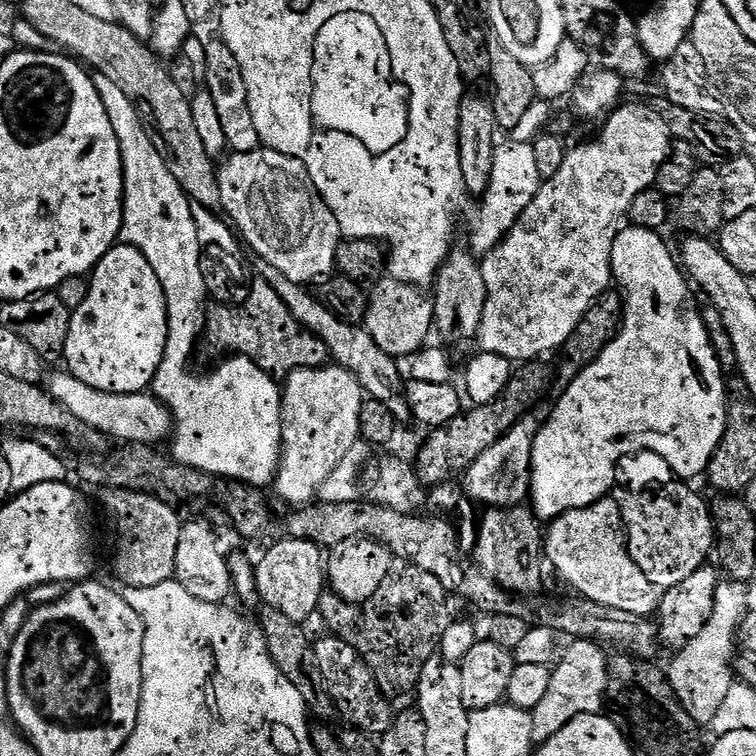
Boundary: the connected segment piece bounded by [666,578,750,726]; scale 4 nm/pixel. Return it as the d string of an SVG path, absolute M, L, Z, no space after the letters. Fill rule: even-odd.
M721 579L714 594L714 614L710 614L710 622L706 622L702 634L698 634L698 638L694 638L690 646L679 649L673 655L676 657L673 658L672 665L667 665L666 675L670 686L686 714L690 714L693 724L697 726L711 725L726 694L730 694L730 686L734 682L734 661L738 656L740 625L750 612L748 588L747 583L739 580Z

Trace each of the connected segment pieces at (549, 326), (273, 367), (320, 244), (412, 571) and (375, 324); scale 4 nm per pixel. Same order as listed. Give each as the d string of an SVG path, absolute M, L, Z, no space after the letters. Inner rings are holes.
M623 103L603 121L602 127L604 129L601 130L600 137L597 140L592 140L589 144L580 144L577 148L569 147L558 174L554 174L554 178L541 183L534 200L530 202L530 206L527 206L525 212L518 218L516 225L509 230L507 236L491 252L483 257L482 267L486 278L486 302L482 314L482 326L478 333L479 351L493 352L513 362L536 362L544 358L547 352L559 353L565 342L570 338L570 334L574 334L578 322L582 322L586 310L590 310L590 306L595 300L600 299L613 287L612 251L614 250L614 238L619 234L622 221L627 217L634 198L638 198L638 194L642 194L647 188L655 185L658 170L662 166L662 162L666 162L666 158L672 150L674 137L668 131L667 122L660 117L659 112L653 110L649 105L648 108L644 104Z
M253 279L252 289L247 289L242 302L235 306L213 303L206 312L206 340L216 348L228 352L224 354L239 354L247 356L248 359L256 361L265 372L269 374L287 374L296 371L297 368L322 368L329 363L328 347L322 338L318 338L312 332L308 332L299 322L286 310L286 302L274 294L274 286L270 286L262 279Z
M261 146L252 152L229 155L223 163L218 168L220 205L223 211L228 211L227 219L234 228L236 223L236 228L244 235L245 242L261 256L259 259L263 263L274 266L278 274L286 274L290 282L305 286L323 282L336 272L336 255L342 239L338 218L334 218L330 206L326 206L322 194L316 189L315 182L301 160Z
M411 566L402 568L393 571L389 580L379 587L378 594L374 594L374 598L368 601L367 605L349 604L336 593L326 592L320 600L318 609L319 617L323 618L328 628L326 630L357 650L376 676L382 694L389 698L417 691L423 667L437 655L439 643L450 623L448 616L450 593L442 586L442 582L438 582L434 574L421 568Z
M381 278L371 285L368 297L368 312L364 316L363 328L386 350L386 354L397 358L411 358L429 343L428 335L434 332L436 315L432 296L423 287L407 284L401 280Z

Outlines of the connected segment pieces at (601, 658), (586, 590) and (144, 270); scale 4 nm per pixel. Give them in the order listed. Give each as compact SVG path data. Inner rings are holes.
M573 639L569 644L572 645L563 649L560 659L552 668L550 687L542 697L542 702L531 709L532 738L537 745L554 738L554 734L558 734L562 726L574 722L574 718L585 716L588 712L600 714L606 708L609 653L604 653L607 651L595 640Z
M605 498L588 508L570 510L559 516L557 520L551 521L543 537L547 563L551 567L553 564L557 574L572 587L571 591L583 596L584 599L598 602L602 606L610 606L614 610L626 610L626 614L652 616L660 607L661 589L656 588L654 582L650 582L650 578L628 552L628 542L625 533L621 531L620 500L612 499Z
M120 242L101 258L90 276L86 302L72 314L62 357L67 371L94 390L143 392L156 377L168 341L168 307L162 282L142 250Z

